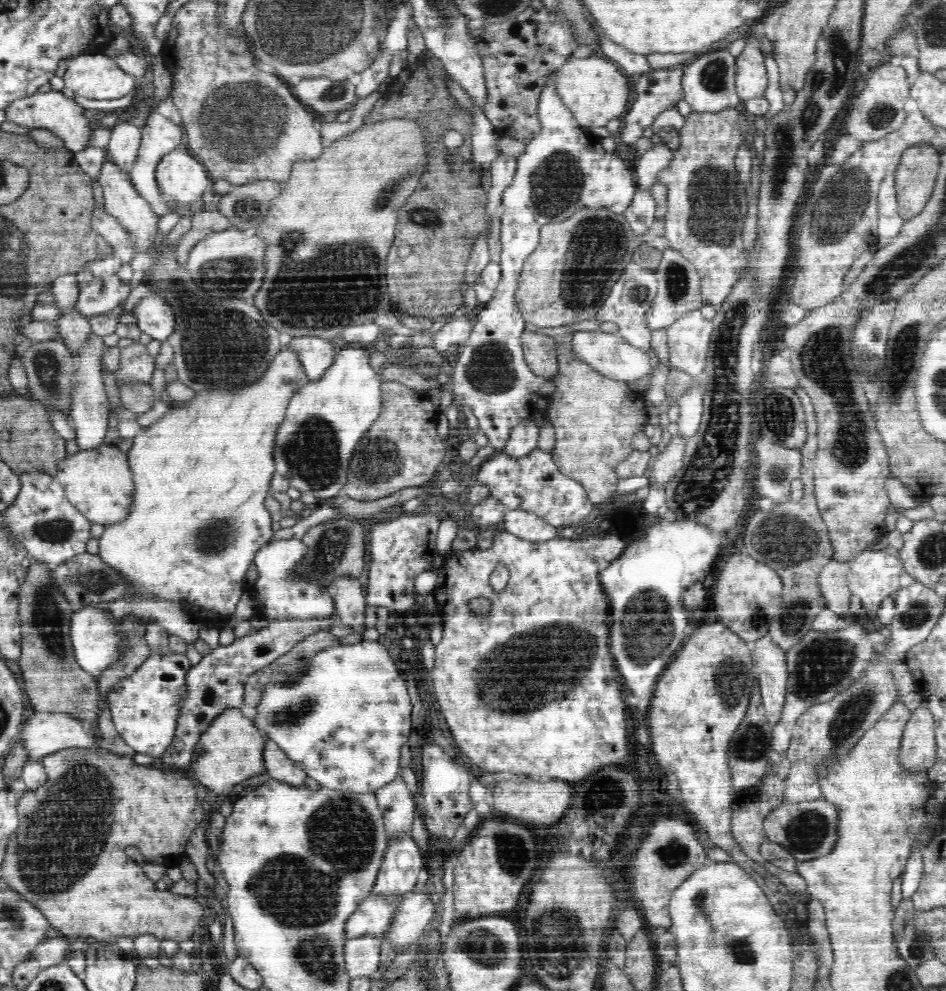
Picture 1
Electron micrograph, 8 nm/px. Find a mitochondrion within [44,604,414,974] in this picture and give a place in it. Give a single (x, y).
(290, 715)

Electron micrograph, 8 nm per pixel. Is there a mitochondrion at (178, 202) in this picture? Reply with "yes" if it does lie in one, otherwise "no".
no

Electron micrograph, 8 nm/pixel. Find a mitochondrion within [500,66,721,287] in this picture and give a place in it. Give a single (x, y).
(557, 184)

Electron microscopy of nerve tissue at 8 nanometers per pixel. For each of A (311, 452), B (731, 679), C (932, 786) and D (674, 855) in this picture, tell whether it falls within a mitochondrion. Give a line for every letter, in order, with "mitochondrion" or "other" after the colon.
A: mitochondrion
B: mitochondrion
C: other
D: mitochondrion

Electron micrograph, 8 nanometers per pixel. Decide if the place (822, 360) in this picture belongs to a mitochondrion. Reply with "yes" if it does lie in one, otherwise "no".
yes

